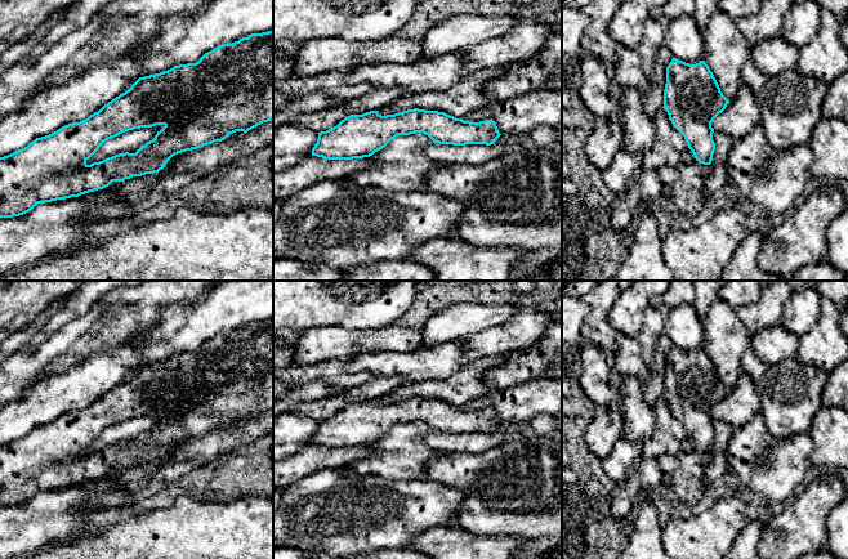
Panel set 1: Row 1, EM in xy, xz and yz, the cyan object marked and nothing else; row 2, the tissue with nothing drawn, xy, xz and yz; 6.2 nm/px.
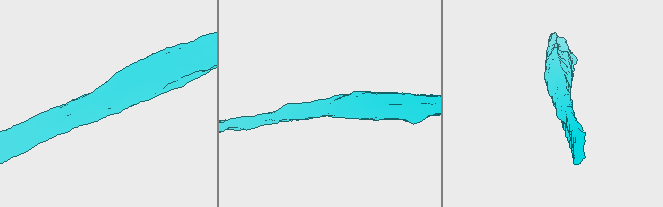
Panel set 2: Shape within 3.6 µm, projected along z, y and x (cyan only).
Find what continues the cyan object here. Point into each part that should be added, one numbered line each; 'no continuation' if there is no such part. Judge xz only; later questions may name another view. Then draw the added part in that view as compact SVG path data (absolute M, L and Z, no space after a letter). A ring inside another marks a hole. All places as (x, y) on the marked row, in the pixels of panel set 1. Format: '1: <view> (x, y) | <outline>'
no continuation

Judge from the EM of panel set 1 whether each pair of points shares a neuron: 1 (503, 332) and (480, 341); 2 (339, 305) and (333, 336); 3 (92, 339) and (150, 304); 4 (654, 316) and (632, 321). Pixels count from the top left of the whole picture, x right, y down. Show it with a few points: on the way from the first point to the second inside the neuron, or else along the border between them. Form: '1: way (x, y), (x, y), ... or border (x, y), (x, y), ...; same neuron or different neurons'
1: way (498, 338), (494, 341), (485, 341); same neuron
2: border (306, 329), (339, 326), (348, 330), (365, 331); different neurons
3: way (106, 332), (135, 308); same neuron
4: border (648, 304), (643, 313), (643, 326), (636, 338); different neurons

